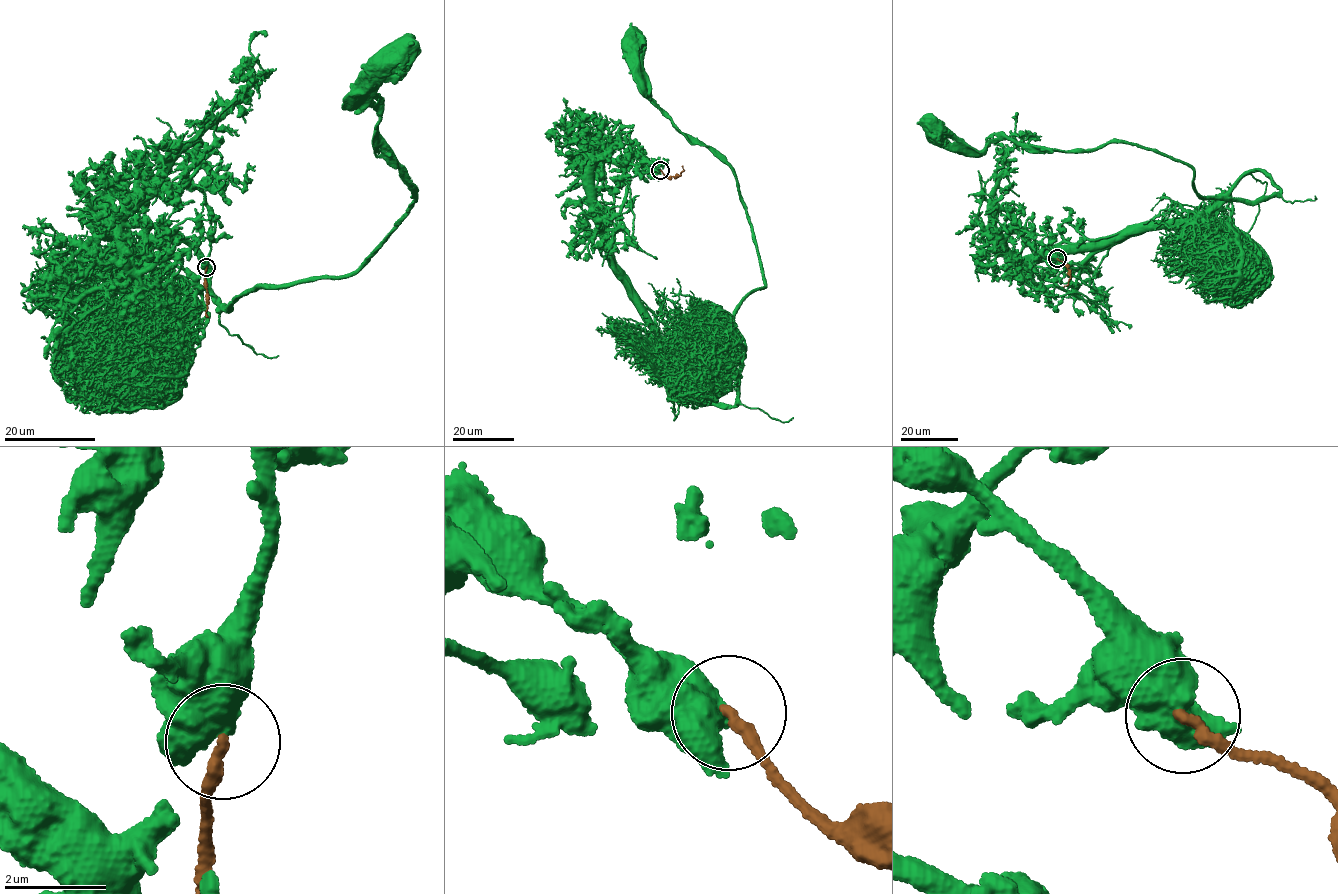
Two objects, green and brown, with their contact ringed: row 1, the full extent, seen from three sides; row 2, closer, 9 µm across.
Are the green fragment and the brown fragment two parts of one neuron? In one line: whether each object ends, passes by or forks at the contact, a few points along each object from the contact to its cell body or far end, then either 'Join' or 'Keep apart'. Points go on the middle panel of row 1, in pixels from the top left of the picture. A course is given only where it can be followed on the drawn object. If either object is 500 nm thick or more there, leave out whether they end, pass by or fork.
Course of green: (660, 171), (651, 164), (647, 167), (634, 164), (628, 160), (629, 155), (623, 163), (599, 161), (588, 178). Course of brown: (660, 170), (667, 177), (679, 176), (683, 170), (682, 165). Keep apart

